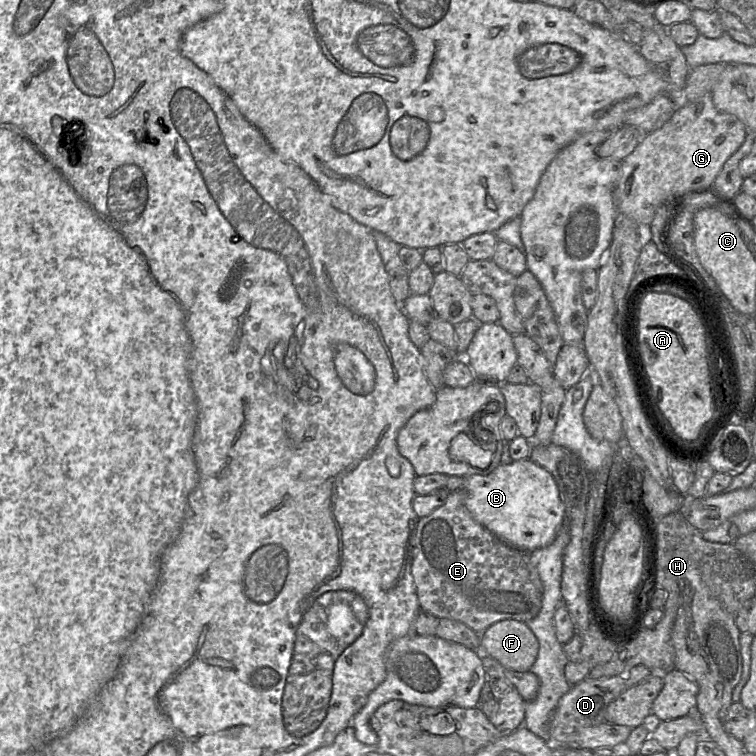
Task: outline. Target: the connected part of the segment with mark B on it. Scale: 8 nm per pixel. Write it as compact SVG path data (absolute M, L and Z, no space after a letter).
M529 458L510 464L500 464L487 475L473 474L464 477L465 505L475 521L498 539L519 551L531 552L551 544L565 519L565 505L552 474Z

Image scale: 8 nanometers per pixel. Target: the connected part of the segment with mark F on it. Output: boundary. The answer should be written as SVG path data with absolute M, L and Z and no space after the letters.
M503 619L488 627L480 635L483 655L497 660L505 669L530 671L534 664L539 642L523 621Z

